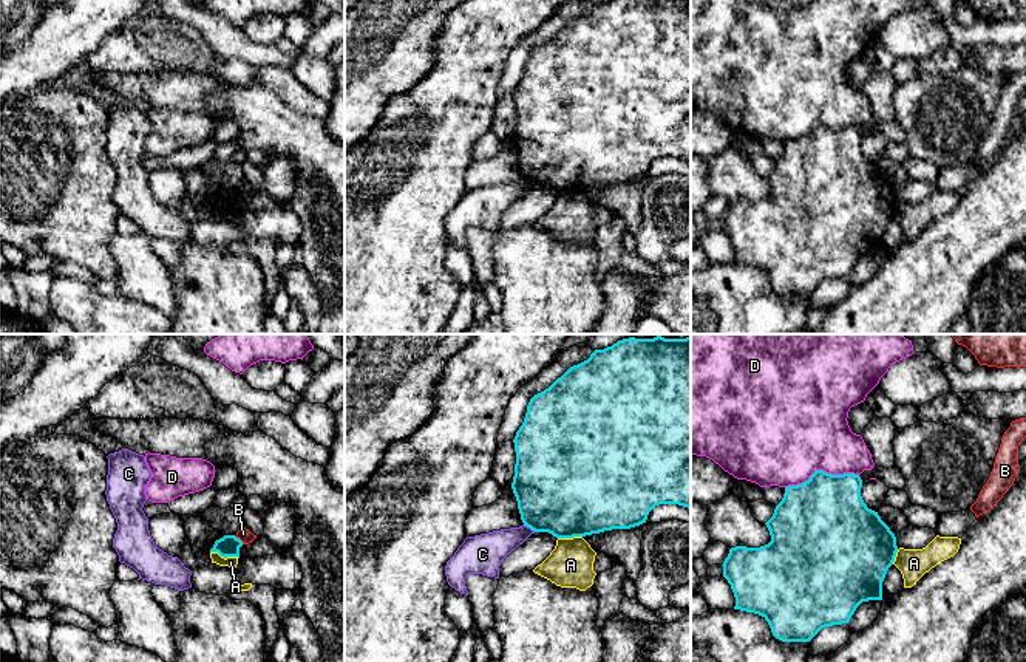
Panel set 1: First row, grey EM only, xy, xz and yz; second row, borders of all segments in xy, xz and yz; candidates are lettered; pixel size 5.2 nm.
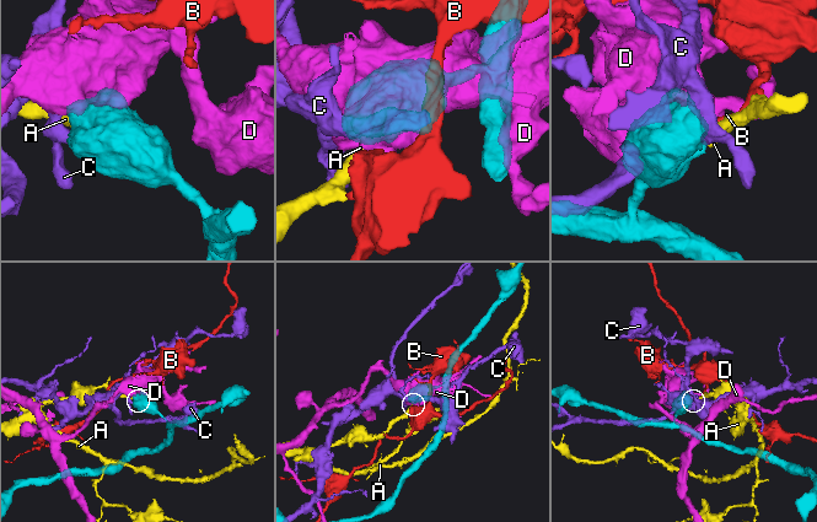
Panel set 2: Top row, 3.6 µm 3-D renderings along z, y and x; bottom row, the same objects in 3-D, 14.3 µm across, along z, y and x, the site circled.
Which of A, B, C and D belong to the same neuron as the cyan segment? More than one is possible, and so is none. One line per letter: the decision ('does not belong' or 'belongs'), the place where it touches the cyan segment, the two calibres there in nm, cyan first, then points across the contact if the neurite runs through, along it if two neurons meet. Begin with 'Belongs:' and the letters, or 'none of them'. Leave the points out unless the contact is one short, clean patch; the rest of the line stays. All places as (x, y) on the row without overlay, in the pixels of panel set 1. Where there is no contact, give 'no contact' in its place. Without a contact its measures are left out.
Belongs: none of them
A: does not belong; contact xy (224, 211); calibres 110 and 60 nm; border xy (210, 204), (224, 211), (238, 211)
B: does not belong; contact xy (238, 192); calibres 110 and 70 nm; border xy (234, 189), (243, 197)
C: does not belong; contact xz (529, 180); calibres 460 and 180 nm; border xz (523, 178), (535, 184)
D: does not belong; contact yz (821, 124); calibres 440 and 480 nm

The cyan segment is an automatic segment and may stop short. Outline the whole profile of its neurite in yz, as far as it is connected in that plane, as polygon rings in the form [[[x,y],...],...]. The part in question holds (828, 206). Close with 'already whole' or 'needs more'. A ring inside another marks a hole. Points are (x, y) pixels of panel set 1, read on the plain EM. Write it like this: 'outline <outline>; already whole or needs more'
outline [[[816,124],[802,138],[785,141],[782,155],[765,176],[771,195],[760,201],[731,201],[722,218],[736,251],[734,263],[762,269],[782,295],[810,295],[825,280],[848,277],[862,255],[882,254],[882,235],[898,206],[896,190],[878,166],[867,161],[861,141],[859,128],[824,124]]]; already whole

